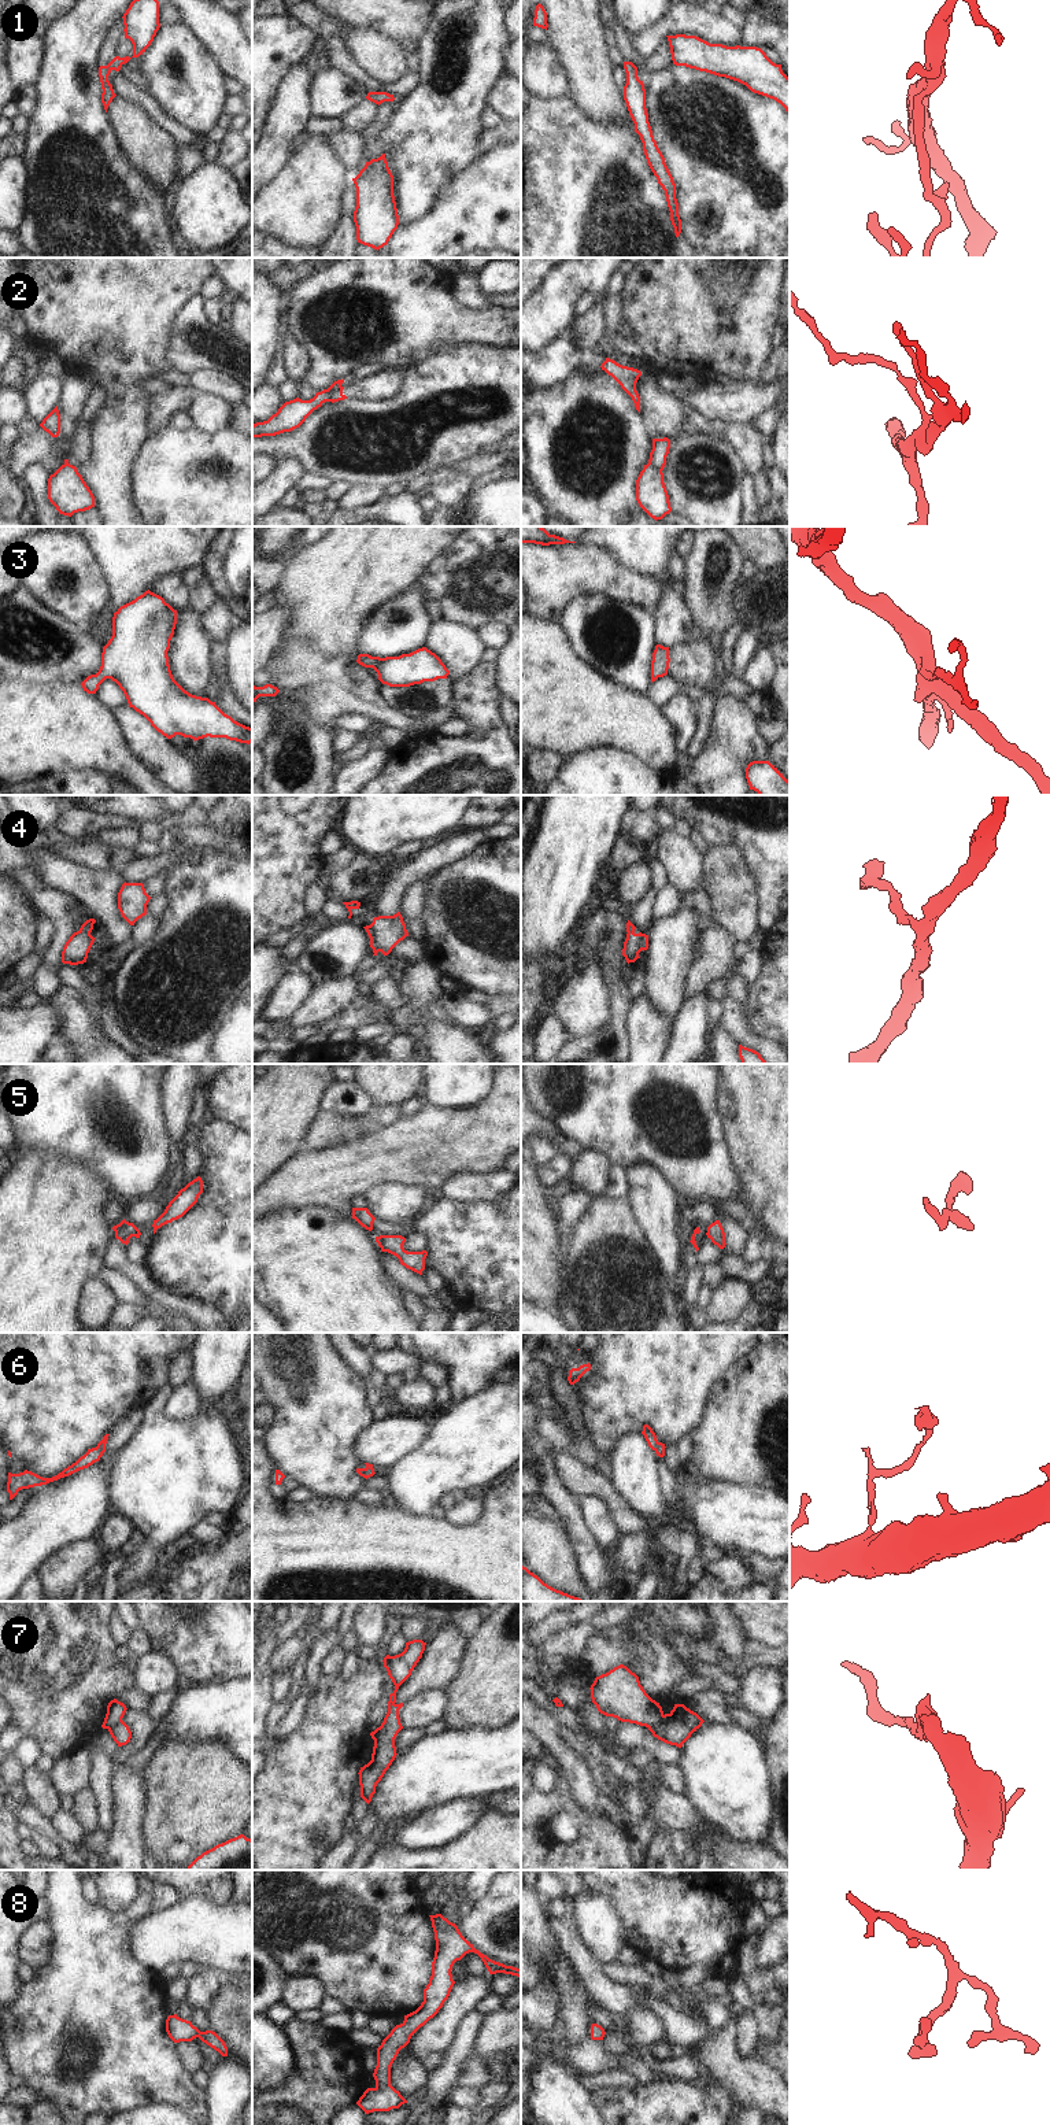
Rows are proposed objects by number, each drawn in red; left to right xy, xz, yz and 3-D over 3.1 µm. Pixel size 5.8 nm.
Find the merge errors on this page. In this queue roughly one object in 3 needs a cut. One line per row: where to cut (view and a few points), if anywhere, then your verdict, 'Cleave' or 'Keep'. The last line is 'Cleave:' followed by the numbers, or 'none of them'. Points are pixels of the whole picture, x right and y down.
1: No split. Keep
2: Split along xz (340, 385), (329, 392), (326, 401). Cleave
3: No split. Keep
4: No split. Keep
5: No split. Keep
6: No split. Keep
7: Split along yz (664, 1715), (660, 1722), (649, 1729). Cleave
8: No split. Keep
Cleave: 2, 7

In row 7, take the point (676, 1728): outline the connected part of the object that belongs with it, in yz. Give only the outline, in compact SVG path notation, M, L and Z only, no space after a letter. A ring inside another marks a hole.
M674 1704L669 1714L657 1726L648 1730L658 1740L679 1748L696 1732L705 1721L684 1704Z

